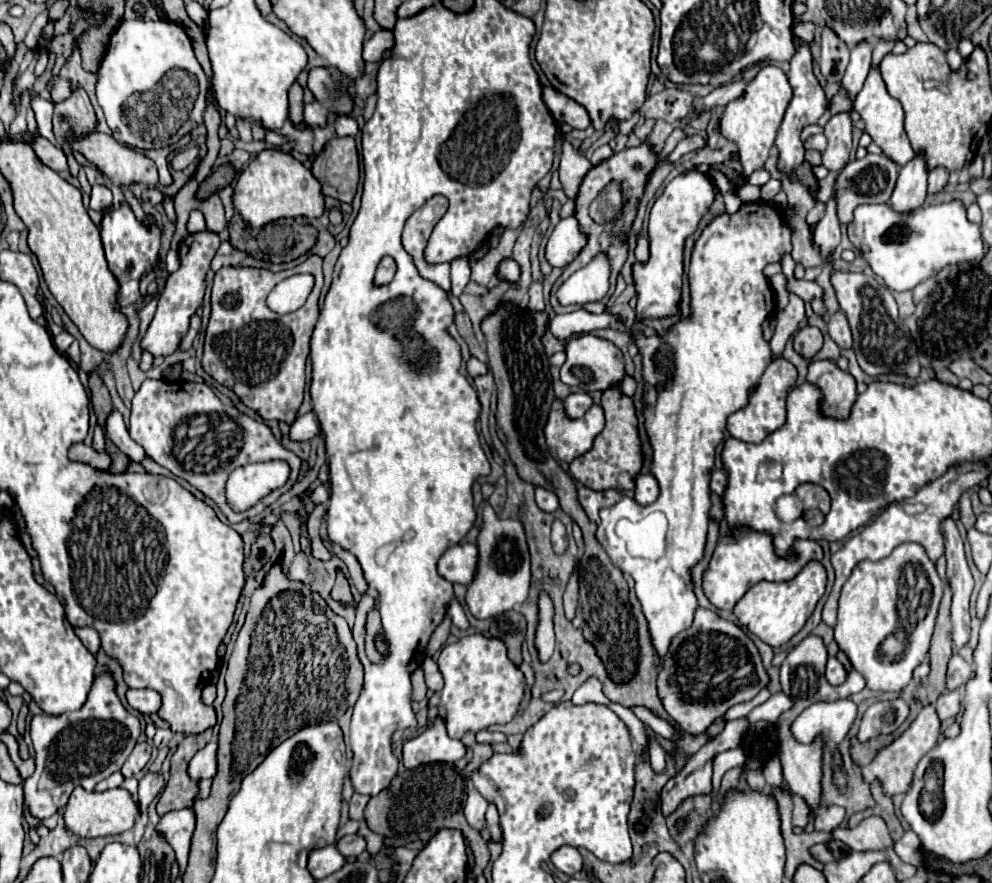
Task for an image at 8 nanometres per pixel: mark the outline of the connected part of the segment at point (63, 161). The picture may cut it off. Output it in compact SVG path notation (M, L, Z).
M37 138L33 142L33 150L39 156L39 160L43 164L47 164L49 168L53 168L55 172L65 172L67 170L67 158L65 158L63 150L57 148L57 146L53 146L49 140Z

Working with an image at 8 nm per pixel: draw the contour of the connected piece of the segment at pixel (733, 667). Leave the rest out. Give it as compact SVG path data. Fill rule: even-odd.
M701 606L693 624L671 640L657 674L657 694L665 712L691 736L703 734L731 706L755 698L767 684L769 676L751 638L733 622L721 620L715 612Z

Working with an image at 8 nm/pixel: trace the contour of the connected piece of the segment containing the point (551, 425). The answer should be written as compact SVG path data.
M555 400L545 428L547 444L561 462L571 462L591 450L595 436L603 430L605 416L601 406L591 406L579 420L563 420L563 400Z

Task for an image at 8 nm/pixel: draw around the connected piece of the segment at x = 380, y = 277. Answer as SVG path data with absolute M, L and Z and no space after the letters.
M385 256L379 263L373 282L375 286L385 286L394 278L394 261L389 256Z

